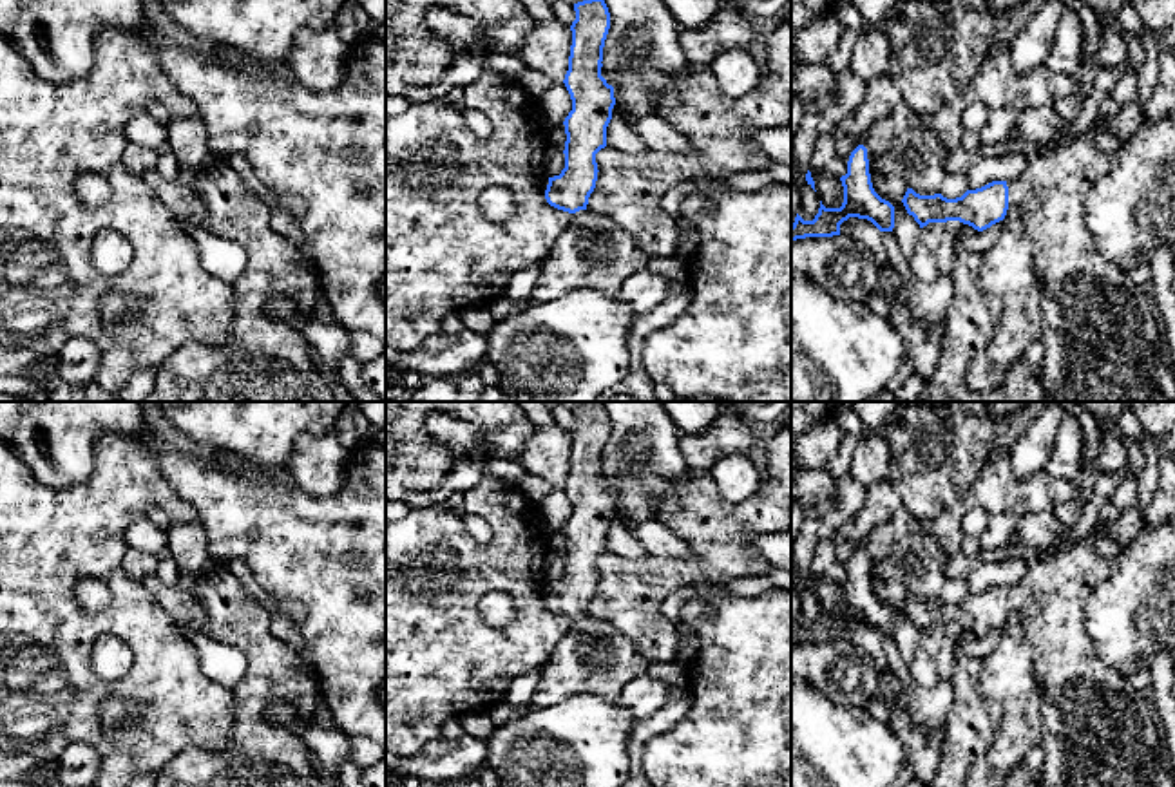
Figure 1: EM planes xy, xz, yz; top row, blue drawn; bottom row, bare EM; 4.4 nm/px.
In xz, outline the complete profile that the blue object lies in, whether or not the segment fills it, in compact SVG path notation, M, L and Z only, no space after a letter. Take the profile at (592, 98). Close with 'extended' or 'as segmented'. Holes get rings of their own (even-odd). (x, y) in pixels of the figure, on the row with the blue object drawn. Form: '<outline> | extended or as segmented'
M605 0L574 4L572 45L565 87L572 110L565 118L565 168L549 177L545 199L568 212L570 224L559 233L540 264L530 306L549 302L576 288L617 295L623 282L645 270L648 255L617 223L587 208L596 188L596 154L607 147L607 127L616 105L614 87L601 76L603 47L610 29Z | extended

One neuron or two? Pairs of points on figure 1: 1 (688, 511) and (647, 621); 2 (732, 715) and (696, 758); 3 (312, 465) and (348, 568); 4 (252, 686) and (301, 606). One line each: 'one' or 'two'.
1: one
2: one
3: two
4: two

